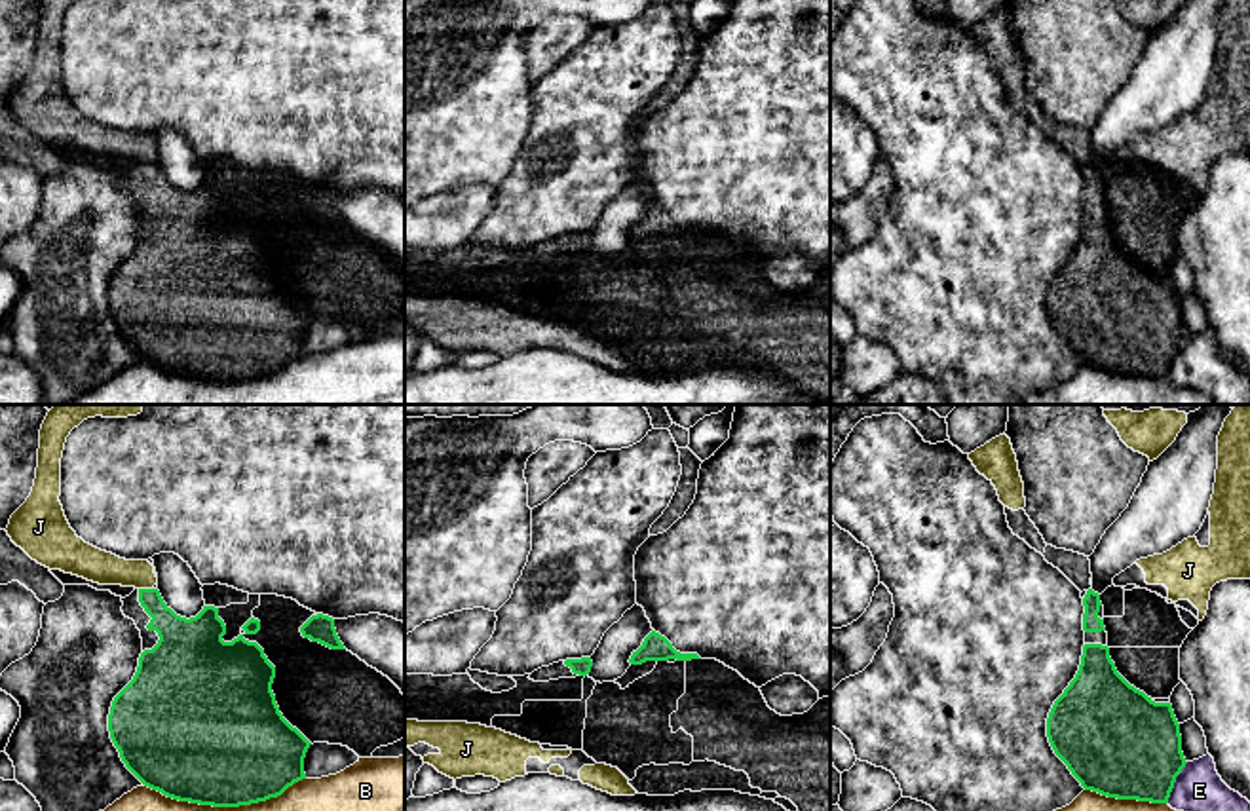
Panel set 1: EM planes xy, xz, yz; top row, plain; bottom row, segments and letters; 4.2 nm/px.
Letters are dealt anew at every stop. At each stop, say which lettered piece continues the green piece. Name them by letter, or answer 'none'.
none

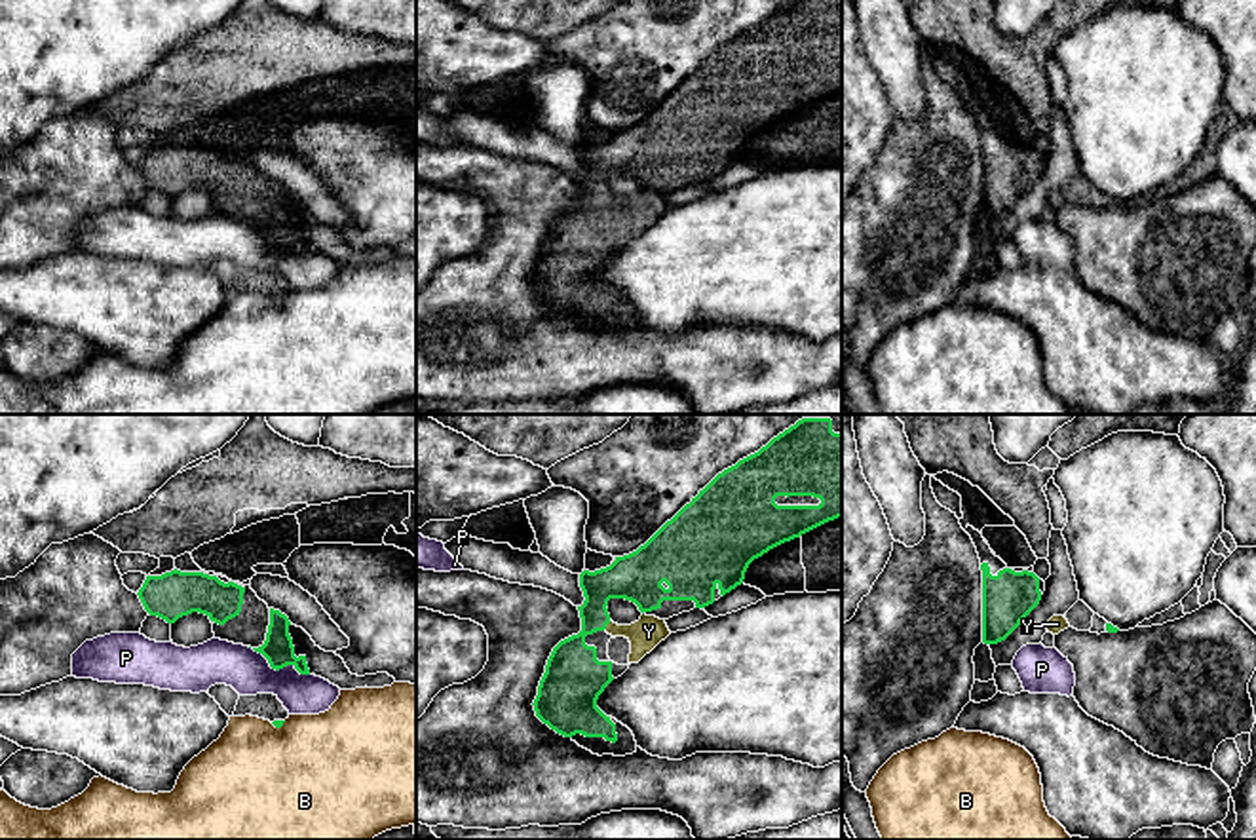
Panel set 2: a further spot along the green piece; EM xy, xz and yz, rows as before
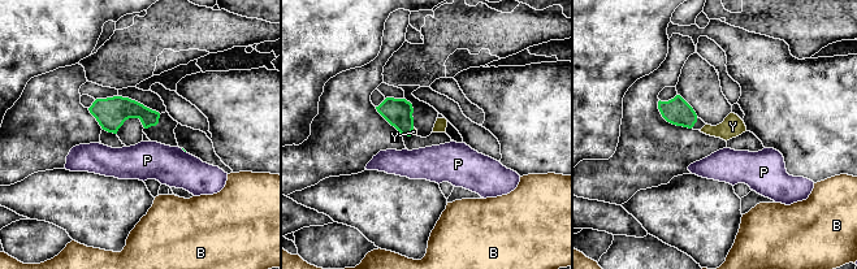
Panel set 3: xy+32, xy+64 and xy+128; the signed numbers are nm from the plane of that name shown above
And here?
Y

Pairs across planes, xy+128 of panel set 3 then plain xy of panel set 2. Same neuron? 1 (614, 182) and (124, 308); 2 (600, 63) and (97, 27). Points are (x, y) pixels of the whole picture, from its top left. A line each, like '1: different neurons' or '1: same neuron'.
1: different neurons
2: same neuron

